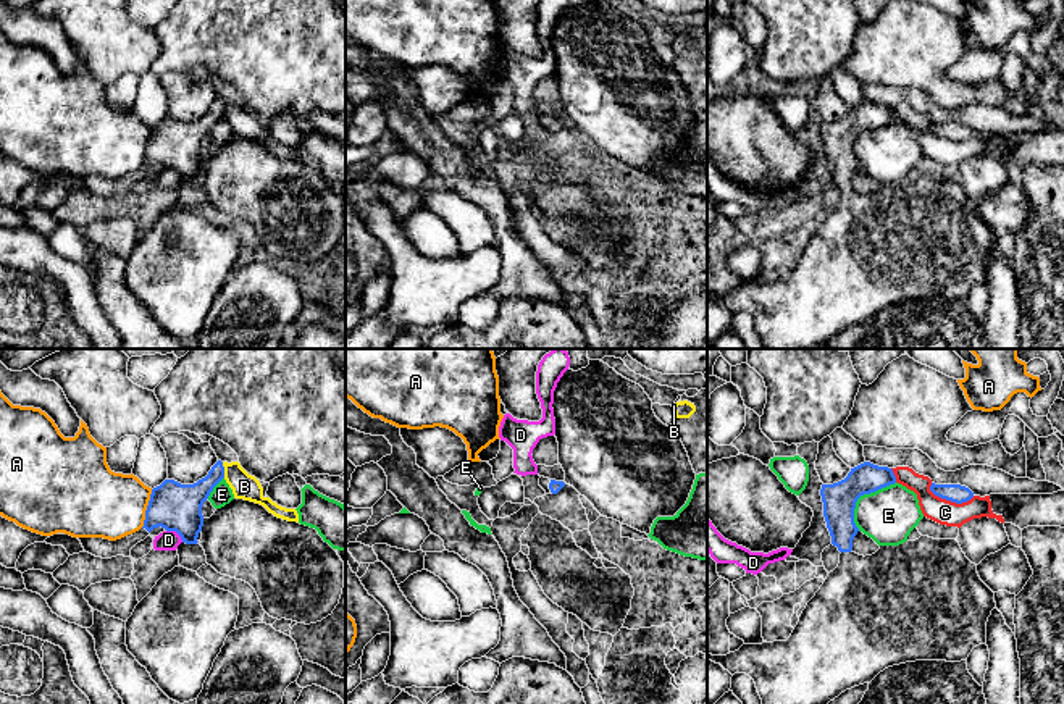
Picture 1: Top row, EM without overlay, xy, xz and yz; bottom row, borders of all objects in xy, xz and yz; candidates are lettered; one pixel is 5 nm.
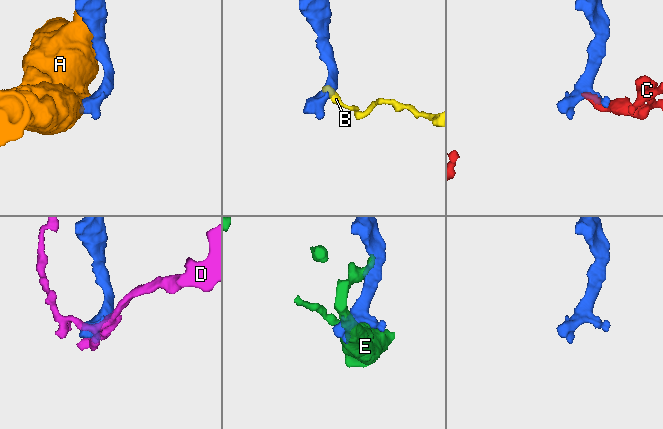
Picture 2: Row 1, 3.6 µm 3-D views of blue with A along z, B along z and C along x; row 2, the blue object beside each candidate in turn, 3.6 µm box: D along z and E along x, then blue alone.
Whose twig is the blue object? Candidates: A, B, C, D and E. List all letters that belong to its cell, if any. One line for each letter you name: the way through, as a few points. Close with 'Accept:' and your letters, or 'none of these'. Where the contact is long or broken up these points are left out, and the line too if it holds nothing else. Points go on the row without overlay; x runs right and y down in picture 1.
Accept: none of these

